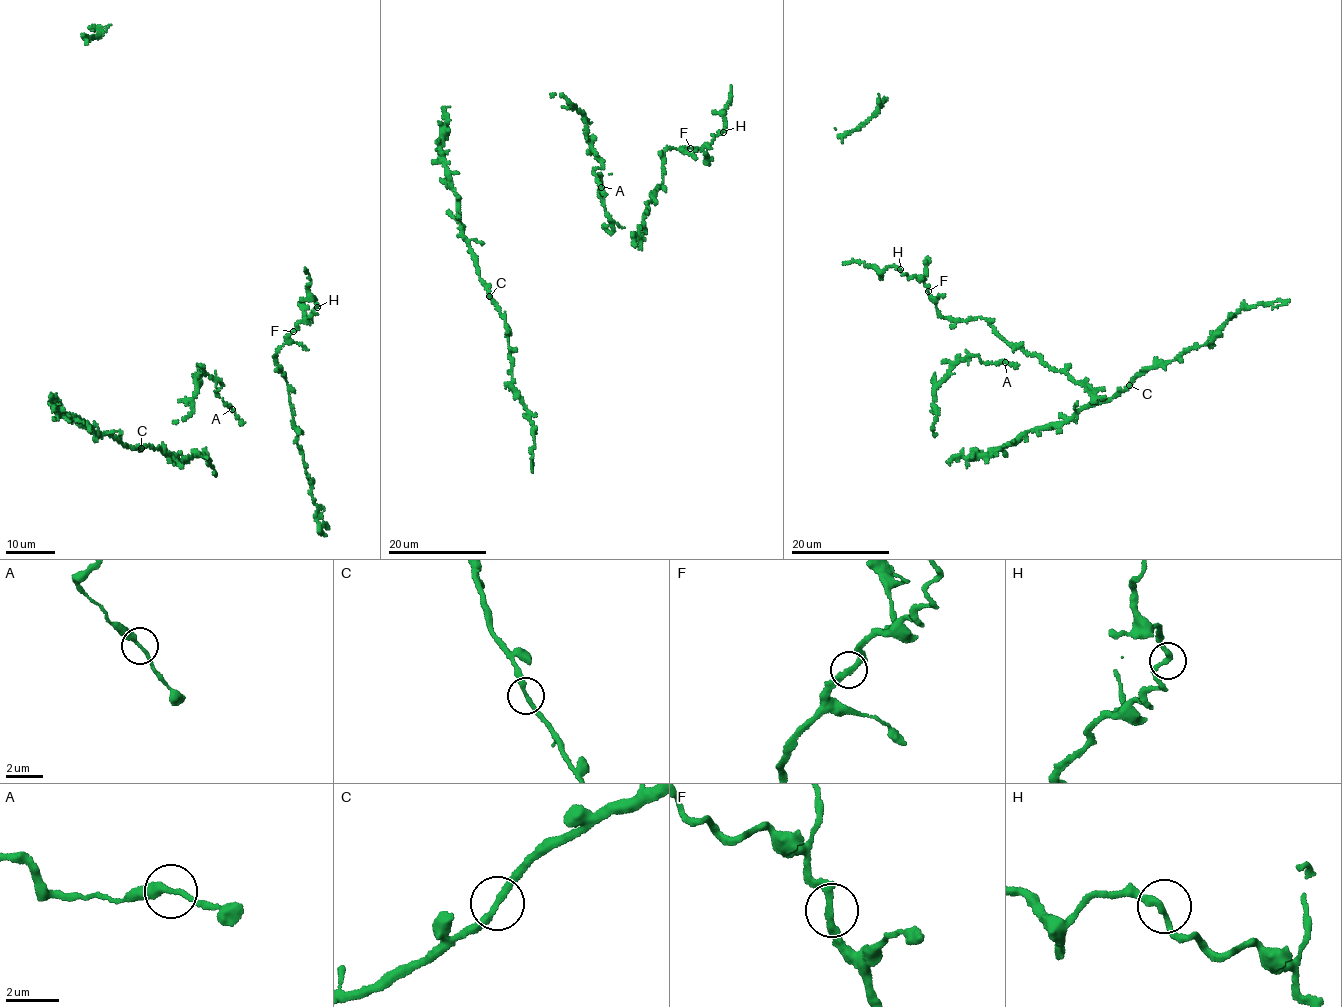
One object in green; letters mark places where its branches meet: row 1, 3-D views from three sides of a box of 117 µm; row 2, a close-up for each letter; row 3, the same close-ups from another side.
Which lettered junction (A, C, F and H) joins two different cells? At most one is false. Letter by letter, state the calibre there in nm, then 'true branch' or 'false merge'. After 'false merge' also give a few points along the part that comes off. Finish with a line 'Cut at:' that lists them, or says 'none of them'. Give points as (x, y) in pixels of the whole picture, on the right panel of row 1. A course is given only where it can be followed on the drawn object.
A: 260 nm | true branch
C: 280 nm | true branch
F: 280 nm | true branch
H: 240 nm | true branch
Cut at: none of them

